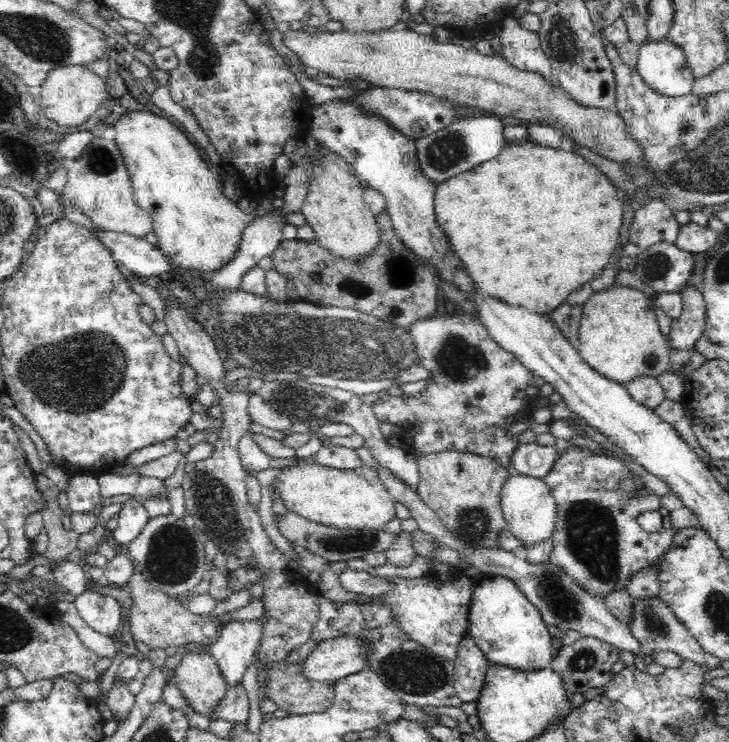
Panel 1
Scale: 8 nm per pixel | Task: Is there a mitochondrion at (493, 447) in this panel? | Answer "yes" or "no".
no

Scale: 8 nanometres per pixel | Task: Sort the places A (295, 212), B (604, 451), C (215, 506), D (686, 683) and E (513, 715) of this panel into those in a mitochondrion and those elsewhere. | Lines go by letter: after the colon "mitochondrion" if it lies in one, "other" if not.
A: other
B: other
C: mitochondrion
D: other
E: other

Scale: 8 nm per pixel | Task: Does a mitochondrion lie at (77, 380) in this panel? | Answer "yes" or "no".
yes

